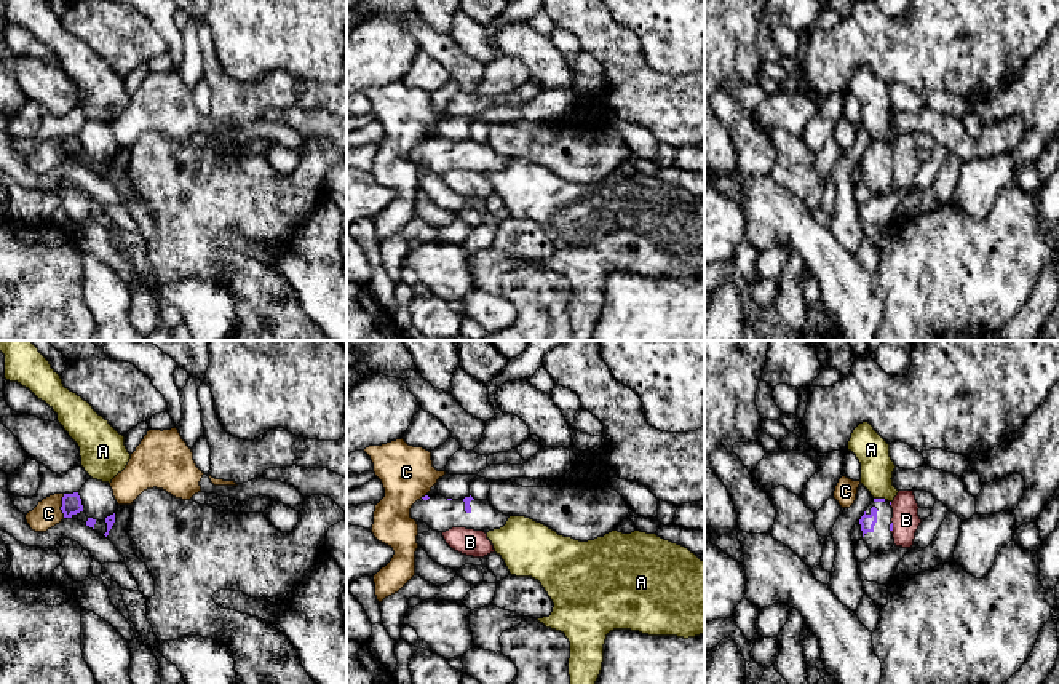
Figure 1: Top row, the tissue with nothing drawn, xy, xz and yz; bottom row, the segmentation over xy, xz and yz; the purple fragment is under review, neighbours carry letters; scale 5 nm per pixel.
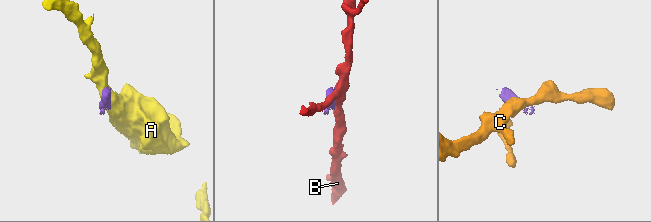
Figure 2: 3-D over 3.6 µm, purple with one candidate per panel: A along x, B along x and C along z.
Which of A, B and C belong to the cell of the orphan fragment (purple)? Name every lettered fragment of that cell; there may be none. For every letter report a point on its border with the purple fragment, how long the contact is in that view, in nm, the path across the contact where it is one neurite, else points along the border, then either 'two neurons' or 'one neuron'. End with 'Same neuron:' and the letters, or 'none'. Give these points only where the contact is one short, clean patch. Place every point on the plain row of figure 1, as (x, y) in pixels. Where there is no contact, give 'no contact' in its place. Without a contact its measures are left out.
A: meets purple in yz at (880, 141); contact 60 nm long; border along yz (874, 139), (885, 141); two neurons
B: meets purple in yz at (892, 168); contact 60 nm long; two neurons
C: meets purple in xy at (61, 149); contact 130 nm long; border along xy (63, 136), (61, 154), (64, 160); two neurons
Same neuron: none

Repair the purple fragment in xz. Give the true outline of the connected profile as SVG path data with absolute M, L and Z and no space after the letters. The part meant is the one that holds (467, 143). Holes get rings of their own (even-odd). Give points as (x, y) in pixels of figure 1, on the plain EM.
M425 137L412 147L411 160L438 174L452 169L489 174L503 169L510 158L495 152L489 142L474 142L471 137L458 142Z

